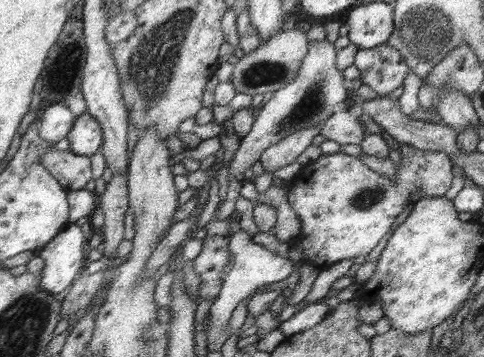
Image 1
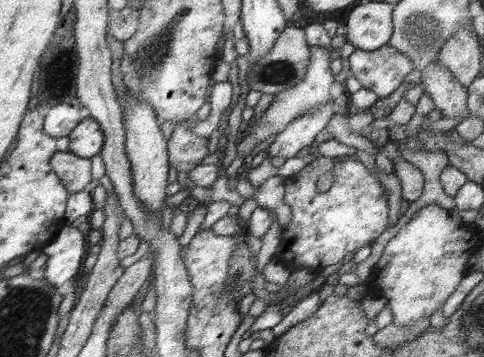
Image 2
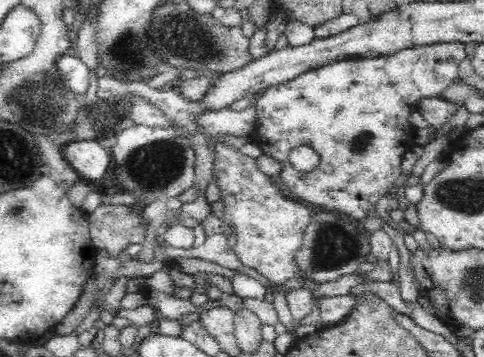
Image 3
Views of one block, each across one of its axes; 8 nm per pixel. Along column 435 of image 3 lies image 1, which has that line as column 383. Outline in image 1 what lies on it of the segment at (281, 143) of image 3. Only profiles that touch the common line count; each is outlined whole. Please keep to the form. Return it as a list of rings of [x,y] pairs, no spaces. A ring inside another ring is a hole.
[[[385,44],[381,48],[373,48],[373,50],[359,50],[355,56],[355,68],[361,74],[359,80],[363,82],[363,86],[367,84],[371,90],[375,90],[379,94],[379,98],[395,96],[403,88],[405,76],[411,72],[405,58],[401,58],[401,54],[397,50],[393,50],[393,46],[385,46]]]

